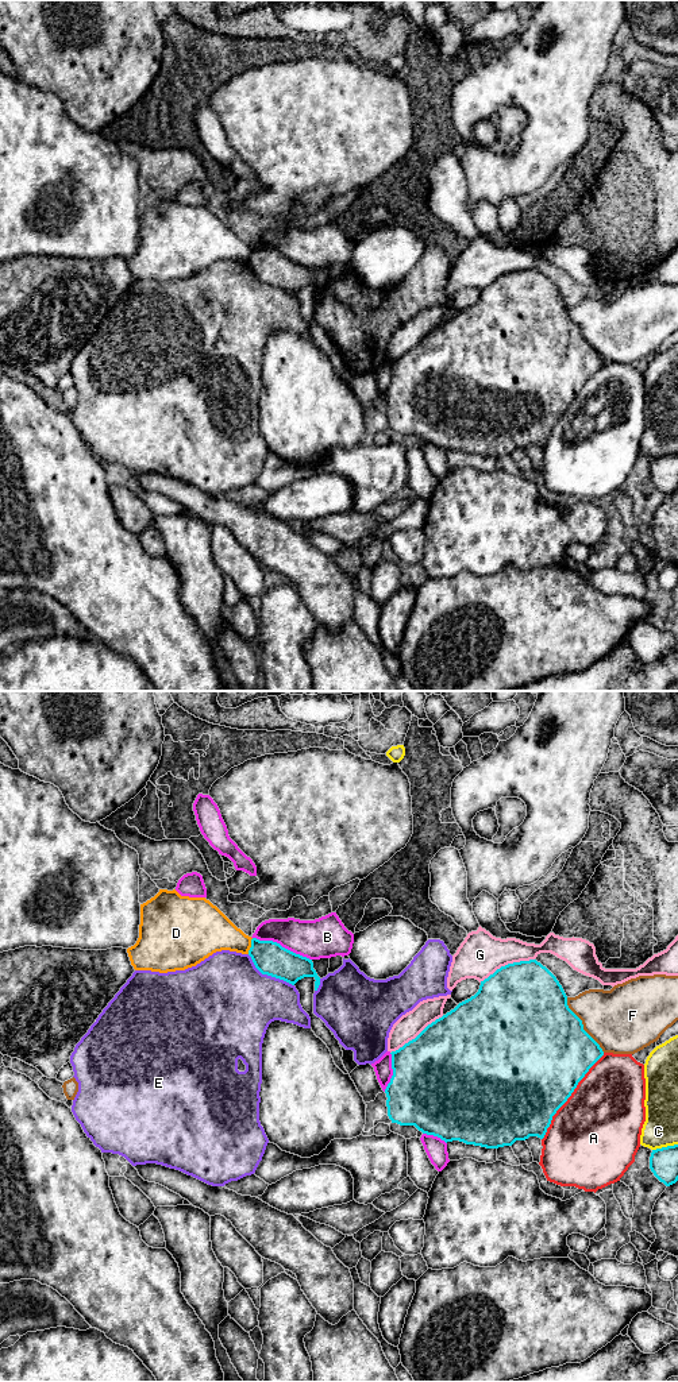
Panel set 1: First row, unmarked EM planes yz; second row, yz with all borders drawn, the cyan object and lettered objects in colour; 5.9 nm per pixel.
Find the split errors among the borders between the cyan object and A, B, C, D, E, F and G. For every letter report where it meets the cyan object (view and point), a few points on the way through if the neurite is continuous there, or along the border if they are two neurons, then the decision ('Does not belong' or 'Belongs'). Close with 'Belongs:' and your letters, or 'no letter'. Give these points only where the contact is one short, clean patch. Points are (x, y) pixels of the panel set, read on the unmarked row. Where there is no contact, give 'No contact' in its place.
A: Touches cyan at yz (570, 404). Does not belong
B: Touches cyan at yz (281, 255). Does not belong
C: Touches cyan at yz (665, 456). Does not belong
D: Touches cyan at yz (251, 255). Boundary: yz (253, 247), (247, 262). Does not belong
E: Touches cyan at yz (269, 284). Does not belong
F: Touches cyan at yz (582, 334). Does not belong
G: Touches cyan at yz (508, 273). Does not belong
Belongs: no letter

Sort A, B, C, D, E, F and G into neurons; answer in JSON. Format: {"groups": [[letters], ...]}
{"groups": [["A"], ["B"], ["C"], ["D", "G"], ["E"], ["F"]]}

